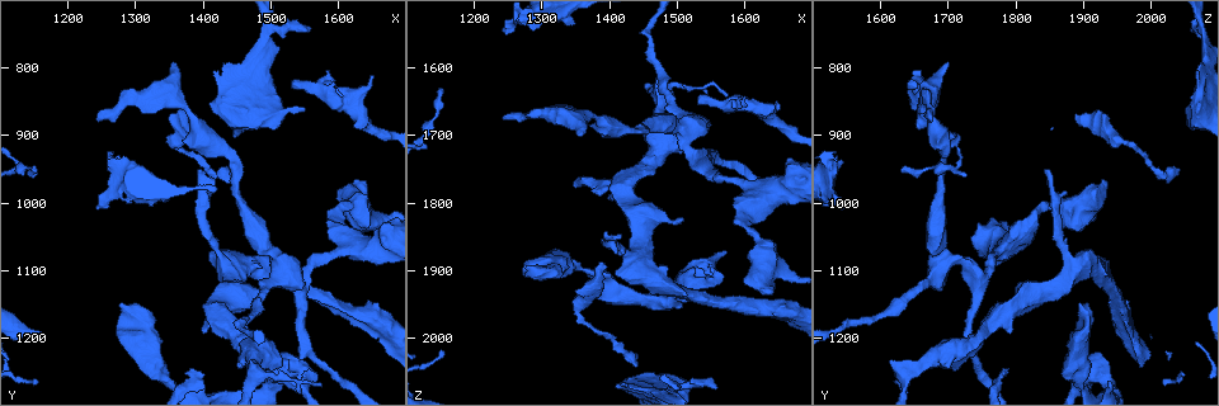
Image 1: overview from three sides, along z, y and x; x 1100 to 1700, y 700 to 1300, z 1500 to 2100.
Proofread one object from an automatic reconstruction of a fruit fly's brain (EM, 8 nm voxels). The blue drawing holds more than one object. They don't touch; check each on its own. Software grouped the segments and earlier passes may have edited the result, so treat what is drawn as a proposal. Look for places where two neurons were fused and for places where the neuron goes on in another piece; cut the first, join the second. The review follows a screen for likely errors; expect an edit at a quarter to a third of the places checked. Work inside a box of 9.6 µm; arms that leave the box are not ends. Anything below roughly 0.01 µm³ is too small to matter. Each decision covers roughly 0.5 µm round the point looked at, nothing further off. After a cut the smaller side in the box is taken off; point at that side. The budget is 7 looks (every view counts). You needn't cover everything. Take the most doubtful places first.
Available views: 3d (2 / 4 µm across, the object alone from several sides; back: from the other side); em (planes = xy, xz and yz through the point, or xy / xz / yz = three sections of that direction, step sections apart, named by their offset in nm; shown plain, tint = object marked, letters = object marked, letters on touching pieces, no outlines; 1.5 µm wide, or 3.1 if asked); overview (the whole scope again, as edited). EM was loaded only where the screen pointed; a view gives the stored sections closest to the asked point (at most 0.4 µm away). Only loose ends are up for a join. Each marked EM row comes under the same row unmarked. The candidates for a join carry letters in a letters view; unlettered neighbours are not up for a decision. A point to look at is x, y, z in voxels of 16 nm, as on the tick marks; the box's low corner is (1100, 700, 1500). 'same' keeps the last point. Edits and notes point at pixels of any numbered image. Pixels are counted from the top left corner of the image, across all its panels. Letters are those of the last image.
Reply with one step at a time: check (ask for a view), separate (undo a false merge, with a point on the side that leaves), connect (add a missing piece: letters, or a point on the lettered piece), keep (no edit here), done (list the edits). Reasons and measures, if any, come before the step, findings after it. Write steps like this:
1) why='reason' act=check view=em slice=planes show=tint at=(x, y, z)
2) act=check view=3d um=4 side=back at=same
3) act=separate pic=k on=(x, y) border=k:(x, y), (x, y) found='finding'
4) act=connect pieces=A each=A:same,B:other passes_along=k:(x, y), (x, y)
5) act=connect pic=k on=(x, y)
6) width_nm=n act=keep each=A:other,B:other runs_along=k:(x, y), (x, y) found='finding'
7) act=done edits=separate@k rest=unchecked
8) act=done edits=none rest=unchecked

why='free end' act=check view=3d um=2 at=(1245, 1000, 1550)

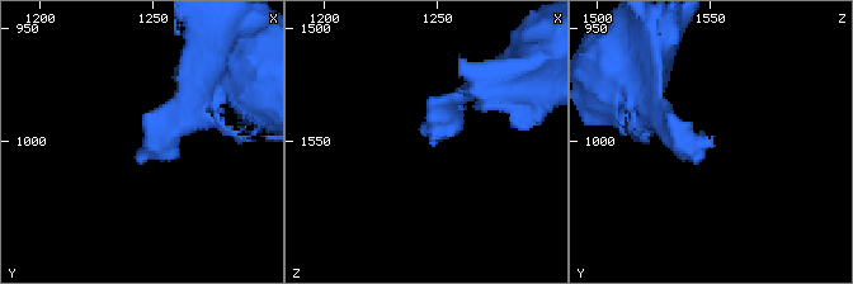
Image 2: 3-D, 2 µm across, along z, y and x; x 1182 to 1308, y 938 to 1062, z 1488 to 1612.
why='shape alone is not enough' act=check view=em slice=planes show=letters at=(1248, 998, 1549)

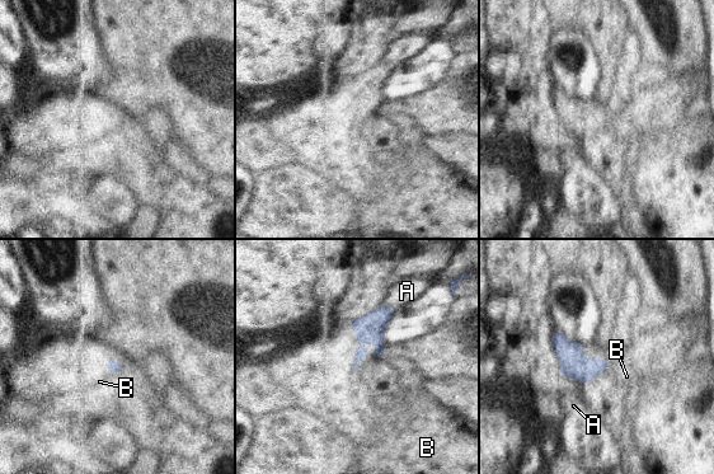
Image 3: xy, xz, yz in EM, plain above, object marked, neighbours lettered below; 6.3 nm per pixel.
act=keep each=A:other,B:other border=3:(609, 360), (605, 371) found='no lettered piece goes on from it'

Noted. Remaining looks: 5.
why='free end' act=check view=em slice=xz step=4 show=tint at=(1530, 825, 1655)

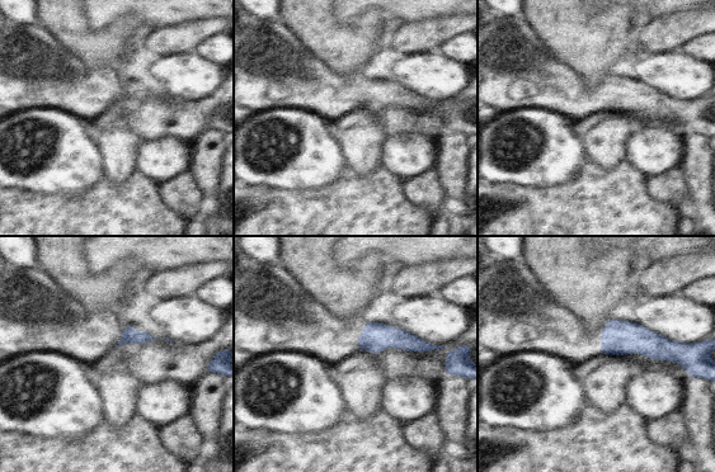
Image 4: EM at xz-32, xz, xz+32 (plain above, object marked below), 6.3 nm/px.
why='another direction' act=check view=em slice=planes show=letters at=same

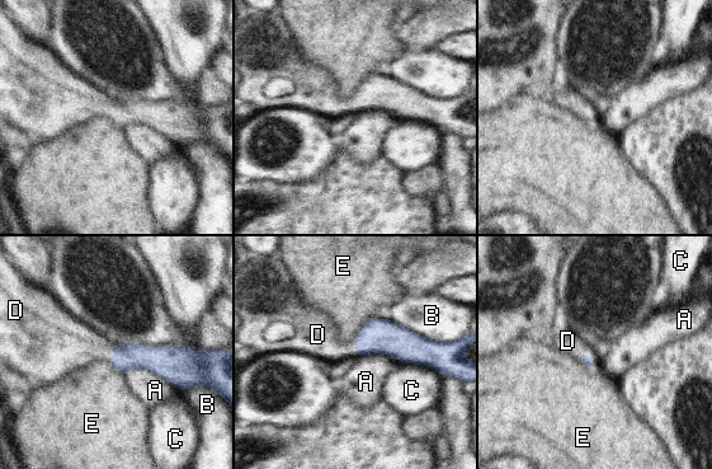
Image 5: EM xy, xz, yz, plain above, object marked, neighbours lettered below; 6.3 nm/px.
act=connect pieces=D each=A:other,B:other,C:other,D:same,E:other passes_along=5:(586, 360), (592, 356), (567, 341) found='the neuron continues'

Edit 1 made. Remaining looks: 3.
why='redraw' act=check view=overview

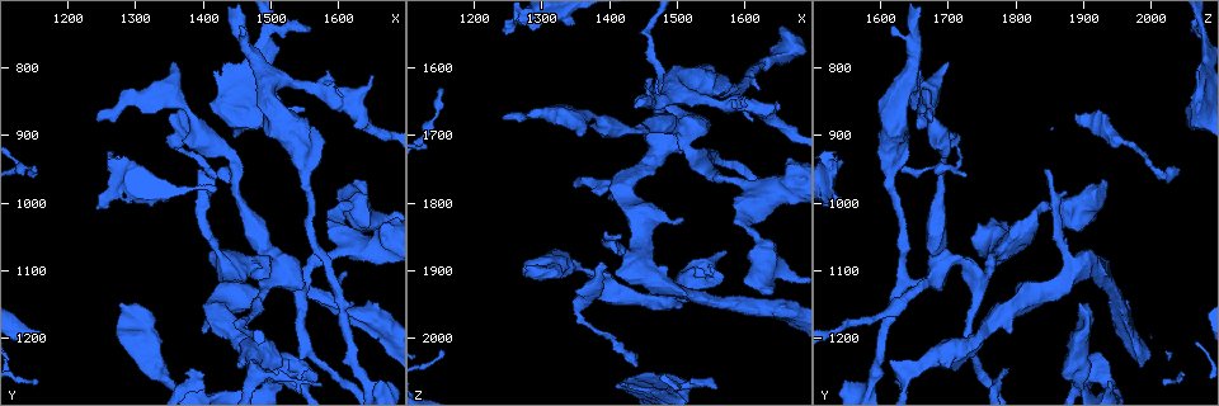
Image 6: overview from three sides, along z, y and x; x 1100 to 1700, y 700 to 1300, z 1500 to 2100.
why='branch stops here' act=check view=em slice=planes show=tint at=(1385, 865, 1890)

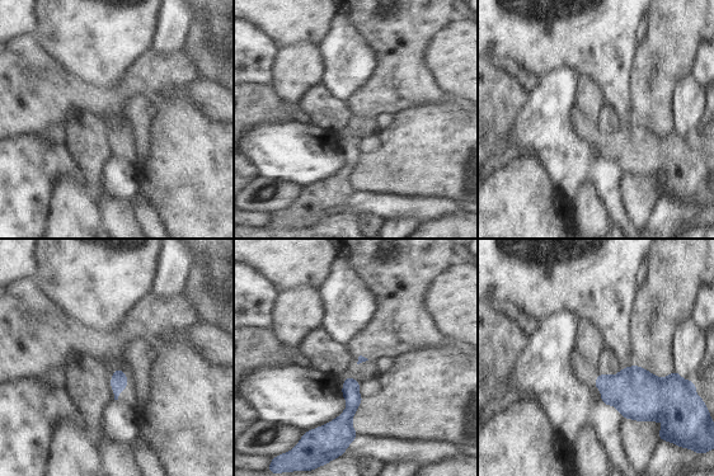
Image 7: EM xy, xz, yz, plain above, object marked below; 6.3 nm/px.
act=check view=em slice=planes show=letters at=same

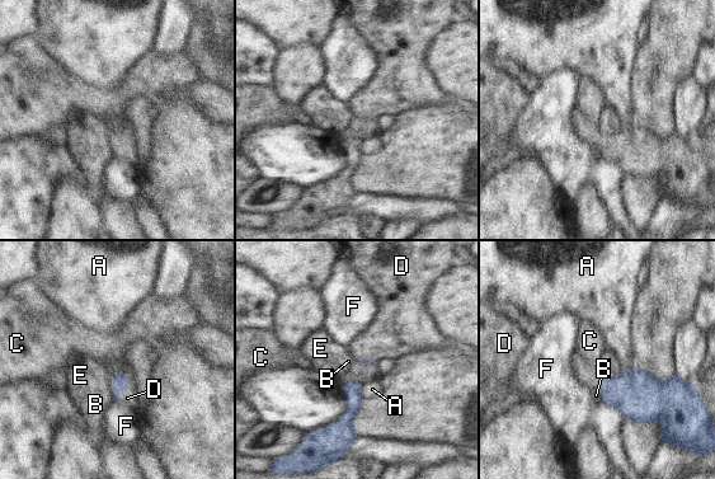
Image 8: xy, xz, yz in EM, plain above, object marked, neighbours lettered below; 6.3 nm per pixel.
act=connect pieces=D each=A:other,B:other,C:other,D:same,E:other,F:other found='the neuron continues'

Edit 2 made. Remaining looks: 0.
act=done edits=connect@5,connect@8 rest=unchecked

